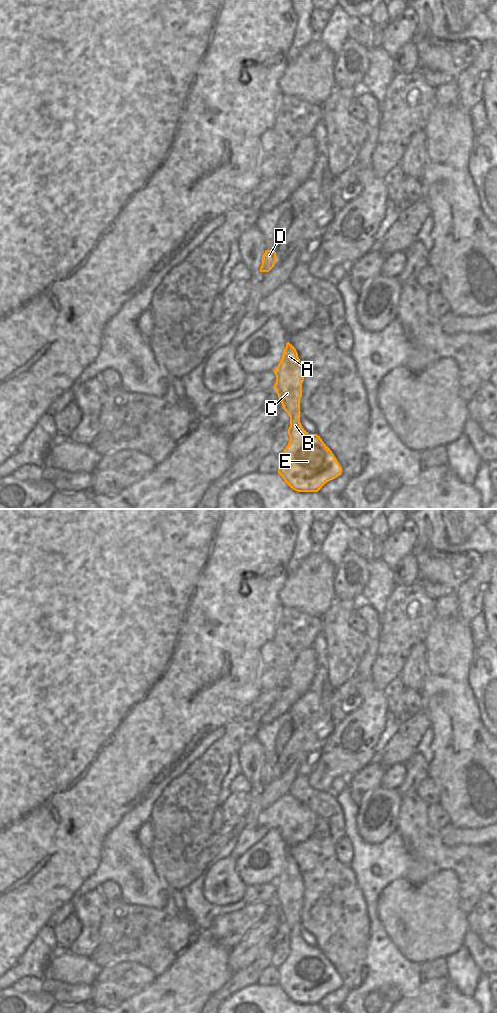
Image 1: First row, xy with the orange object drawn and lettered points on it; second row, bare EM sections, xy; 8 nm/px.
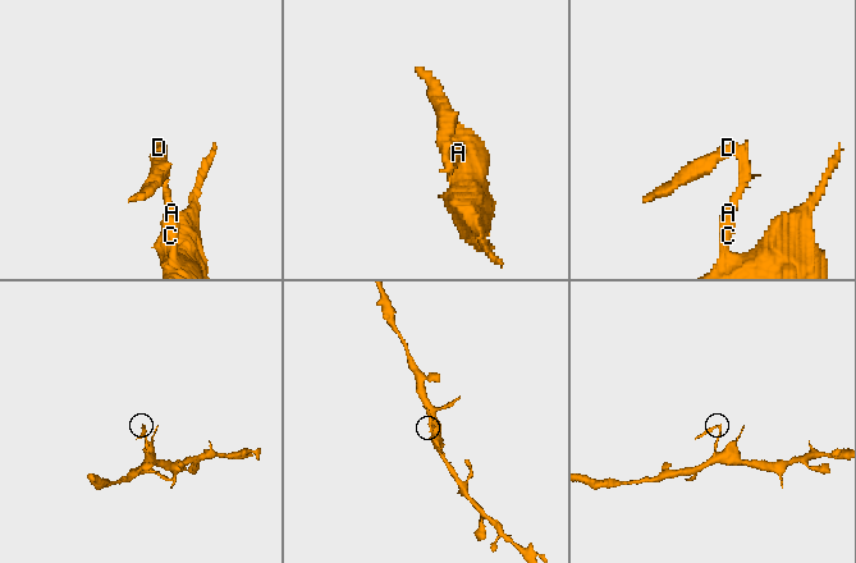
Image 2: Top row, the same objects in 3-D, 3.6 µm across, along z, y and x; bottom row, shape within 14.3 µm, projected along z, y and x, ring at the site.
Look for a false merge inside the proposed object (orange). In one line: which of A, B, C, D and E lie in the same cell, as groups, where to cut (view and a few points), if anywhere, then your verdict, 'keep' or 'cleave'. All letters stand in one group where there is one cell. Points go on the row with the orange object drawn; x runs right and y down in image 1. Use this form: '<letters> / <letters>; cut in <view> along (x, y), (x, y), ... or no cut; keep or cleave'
A C D / B E; cut in xy along (283, 405), (293, 403), (296, 408), (296, 414), (299, 416); cleave

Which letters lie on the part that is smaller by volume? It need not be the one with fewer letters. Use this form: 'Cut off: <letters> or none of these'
Cut off: A, C, D

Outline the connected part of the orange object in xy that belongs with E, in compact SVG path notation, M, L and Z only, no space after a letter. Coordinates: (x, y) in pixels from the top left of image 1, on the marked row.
M296 405L283 406L290 417L288 435L290 441L283 452L278 455L278 473L286 484L297 492L318 492L327 482L342 474L342 467L330 448L317 434L309 434L296 415Z

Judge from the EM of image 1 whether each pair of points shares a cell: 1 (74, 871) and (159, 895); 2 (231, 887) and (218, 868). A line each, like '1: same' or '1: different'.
1: different
2: same

